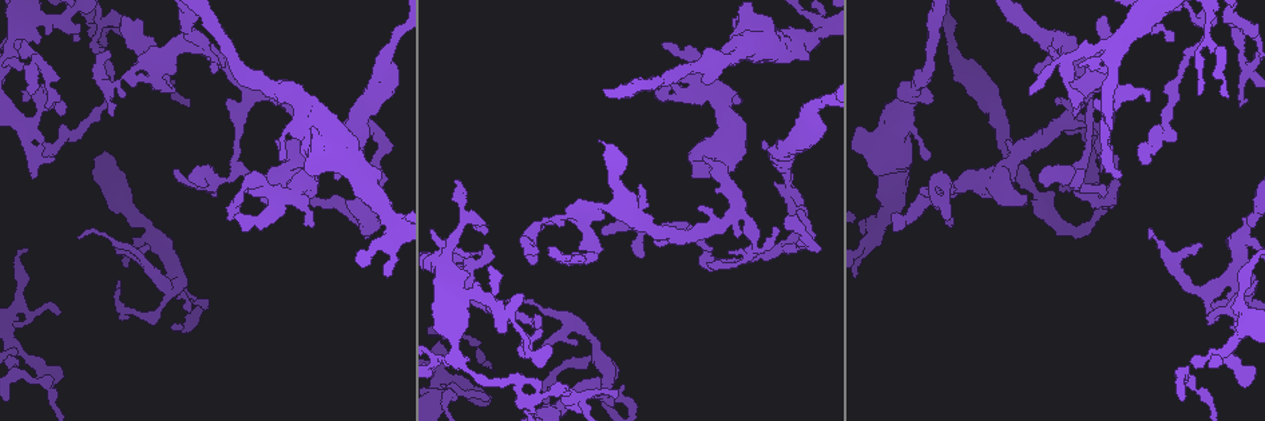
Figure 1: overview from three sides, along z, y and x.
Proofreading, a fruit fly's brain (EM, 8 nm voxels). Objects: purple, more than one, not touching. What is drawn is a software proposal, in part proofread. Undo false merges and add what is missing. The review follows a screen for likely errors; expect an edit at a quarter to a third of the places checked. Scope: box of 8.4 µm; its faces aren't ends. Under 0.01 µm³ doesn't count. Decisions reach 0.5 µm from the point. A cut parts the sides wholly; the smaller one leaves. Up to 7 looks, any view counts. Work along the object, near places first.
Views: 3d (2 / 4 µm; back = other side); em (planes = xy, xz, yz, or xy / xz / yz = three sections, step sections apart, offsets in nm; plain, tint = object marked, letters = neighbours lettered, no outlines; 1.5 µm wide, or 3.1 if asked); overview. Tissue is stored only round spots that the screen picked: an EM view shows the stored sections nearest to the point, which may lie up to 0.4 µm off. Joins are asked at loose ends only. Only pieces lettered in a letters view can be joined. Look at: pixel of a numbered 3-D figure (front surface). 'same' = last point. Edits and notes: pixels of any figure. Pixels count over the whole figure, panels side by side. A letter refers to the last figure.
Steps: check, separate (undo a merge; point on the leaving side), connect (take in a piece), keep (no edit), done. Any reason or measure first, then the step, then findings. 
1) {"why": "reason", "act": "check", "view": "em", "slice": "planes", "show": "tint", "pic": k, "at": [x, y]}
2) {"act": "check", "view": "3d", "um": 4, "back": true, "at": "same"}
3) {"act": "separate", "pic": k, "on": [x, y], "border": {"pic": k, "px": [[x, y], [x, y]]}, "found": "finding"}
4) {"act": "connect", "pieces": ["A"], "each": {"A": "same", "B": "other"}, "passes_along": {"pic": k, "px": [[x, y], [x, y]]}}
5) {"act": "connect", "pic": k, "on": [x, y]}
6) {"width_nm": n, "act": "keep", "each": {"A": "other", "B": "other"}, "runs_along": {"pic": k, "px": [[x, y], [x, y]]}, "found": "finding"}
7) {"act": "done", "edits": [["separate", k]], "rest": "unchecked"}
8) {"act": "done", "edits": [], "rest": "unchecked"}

{"why": "arms part here", "act": "check", "view": "3d", "um": 2, "pic": 1, "at": [215, 178]}

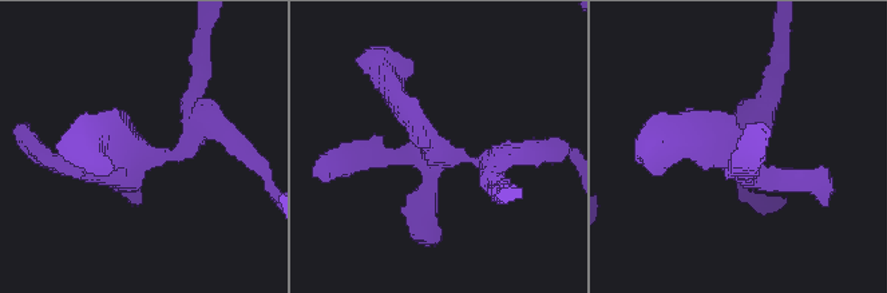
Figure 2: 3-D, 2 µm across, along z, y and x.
{"act": "check", "view": "em", "slice": "planes", "show": "plain", "pic": 2, "at": [136, 156]}

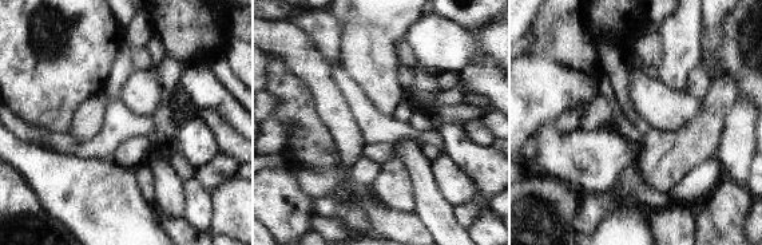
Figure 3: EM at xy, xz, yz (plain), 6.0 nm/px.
{"act": "check", "view": "em", "slice": "planes", "show": "letters", "at": "same"}

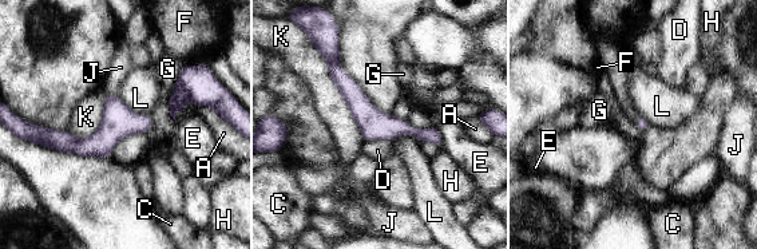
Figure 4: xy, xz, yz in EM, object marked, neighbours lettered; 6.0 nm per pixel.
{"width_nm": 180, "act": "separate", "pic": 4, "on": [201, 87], "each": {"A": "other", "C": "other", "D": "other", "E": "other", "F": "other", "G": "other", "H": "other", "J": "other", "K": "other", "L": "other"}, "border": {"pic": 4, "px": [[177, 86], [186, 97]]}, "found": "a second neuron is stuck on"}

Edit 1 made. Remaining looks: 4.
{"why": "a narrow waist", "act": "check", "view": "3d", "um": 2, "pic": 1, "at": [1227, 349]}

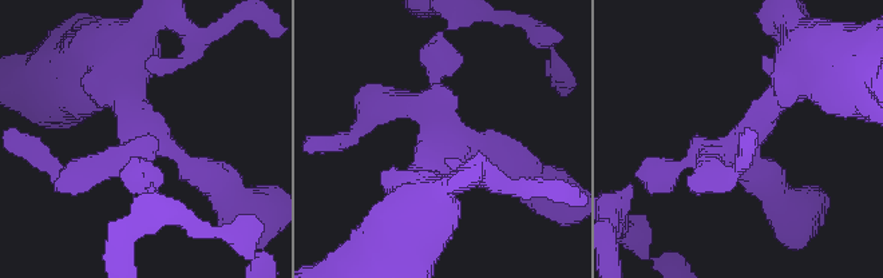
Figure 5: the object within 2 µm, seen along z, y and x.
{"why": "now the EM", "act": "check", "view": "em", "slice": "planes", "show": "letters", "pic": 5, "at": [446, 139]}

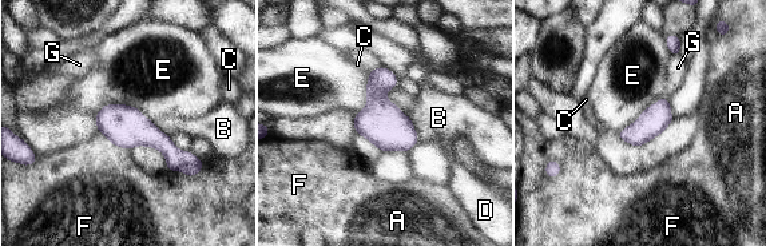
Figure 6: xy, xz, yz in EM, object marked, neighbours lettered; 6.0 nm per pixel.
{"longest_contact_nm": ["E", 360], "act": "keep", "each": {"A": "other", "B": "other", "C": "other", "D": "other", "E": "other", "F": "other", "G": "other"}, "border": {"pic": 6, "px": [[95, 114], [130, 104], [153, 122]]}, "found": "all the same neuron"}

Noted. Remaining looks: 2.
{"act": "check", "view": "3d", "um": 2, "pic": 1, "at": [1149, 100]}

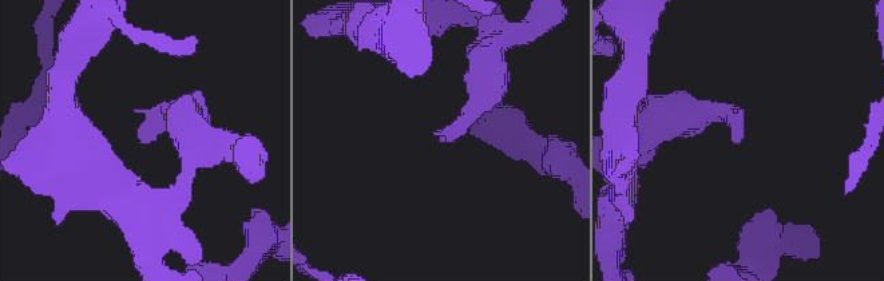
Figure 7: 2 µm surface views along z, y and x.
{"why": "shape alone is not enough", "act": "check", "view": "em", "slice": "planes", "show": "letters", "pic": 7, "at": [144, 143]}

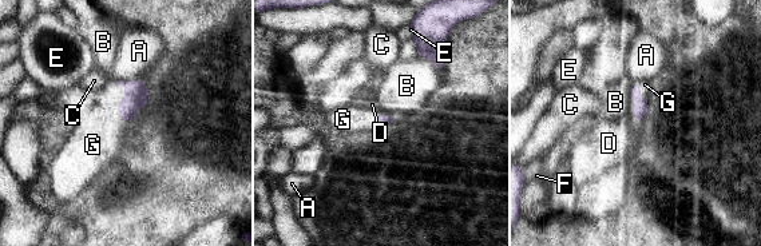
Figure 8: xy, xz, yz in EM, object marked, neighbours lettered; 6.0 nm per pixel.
{"act": "connect", "pic": 8, "on": [98, 133], "each": {"A": "other", "B": "other", "C": "other", "D": "other", "E": "other", "F": "other", "G": "same"}, "found": "the neuron continues"}

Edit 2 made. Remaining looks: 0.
{"act": "done", "edits": [["separate", 4], ["connect", 8]], "rest": "unchecked"}

